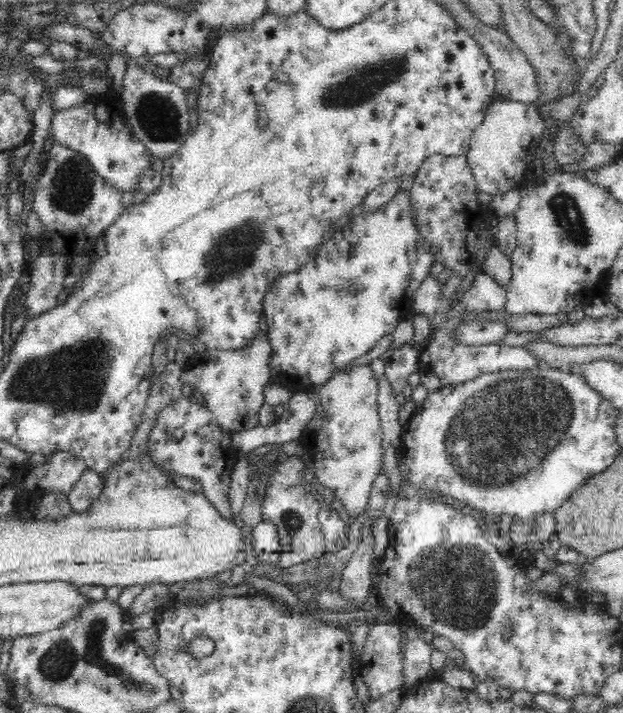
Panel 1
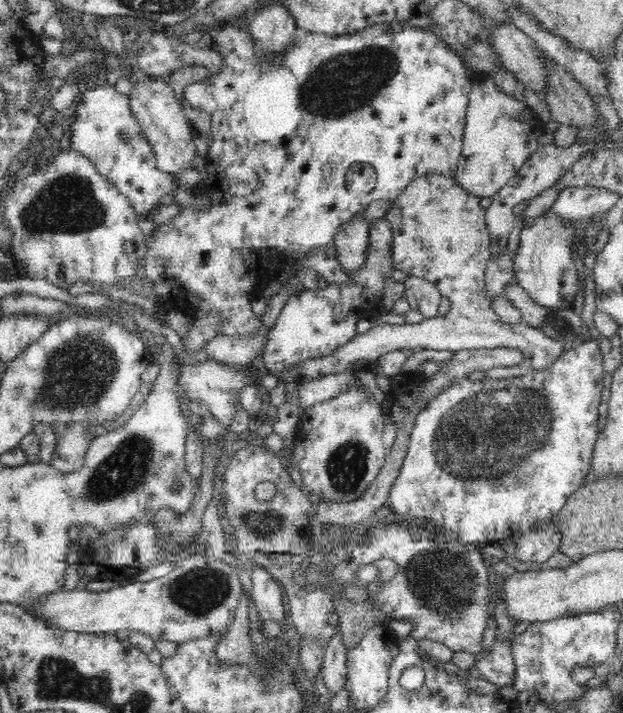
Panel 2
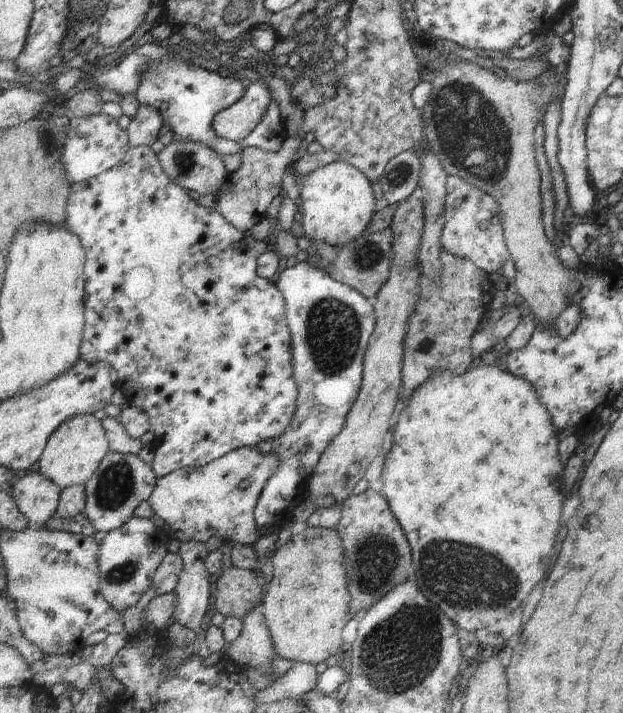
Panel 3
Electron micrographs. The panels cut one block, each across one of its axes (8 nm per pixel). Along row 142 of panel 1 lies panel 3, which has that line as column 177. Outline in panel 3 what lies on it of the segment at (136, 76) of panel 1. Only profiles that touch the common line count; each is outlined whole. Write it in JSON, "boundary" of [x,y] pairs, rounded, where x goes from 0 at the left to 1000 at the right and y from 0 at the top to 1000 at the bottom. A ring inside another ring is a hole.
{"boundary":[[[287,198],[273,201],[254,215],[258,230],[270,245],[300,266],[313,266],[321,273],[340,272],[348,275],[352,266],[366,254],[369,241],[360,224],[334,205],[323,201]]]}

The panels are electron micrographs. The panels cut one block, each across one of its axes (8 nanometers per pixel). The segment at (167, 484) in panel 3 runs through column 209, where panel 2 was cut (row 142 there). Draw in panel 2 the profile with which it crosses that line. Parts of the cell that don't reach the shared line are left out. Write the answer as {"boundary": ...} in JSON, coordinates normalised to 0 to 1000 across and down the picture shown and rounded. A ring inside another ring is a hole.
{"boundary":[[[788,111],[761,116],[754,128],[743,203],[730,251],[745,266],[770,278],[791,276],[864,208],[873,185],[876,173],[844,144],[803,126]]]}

